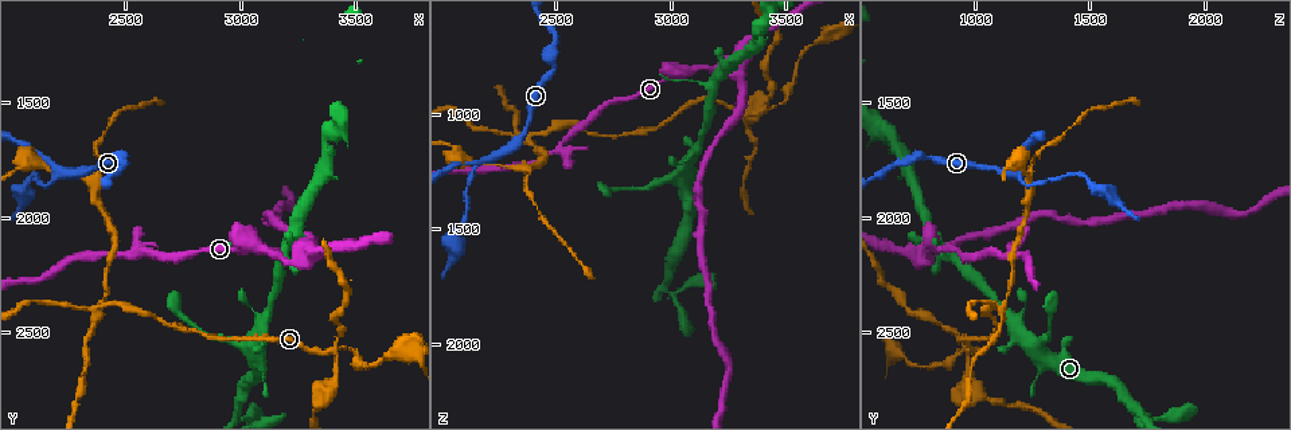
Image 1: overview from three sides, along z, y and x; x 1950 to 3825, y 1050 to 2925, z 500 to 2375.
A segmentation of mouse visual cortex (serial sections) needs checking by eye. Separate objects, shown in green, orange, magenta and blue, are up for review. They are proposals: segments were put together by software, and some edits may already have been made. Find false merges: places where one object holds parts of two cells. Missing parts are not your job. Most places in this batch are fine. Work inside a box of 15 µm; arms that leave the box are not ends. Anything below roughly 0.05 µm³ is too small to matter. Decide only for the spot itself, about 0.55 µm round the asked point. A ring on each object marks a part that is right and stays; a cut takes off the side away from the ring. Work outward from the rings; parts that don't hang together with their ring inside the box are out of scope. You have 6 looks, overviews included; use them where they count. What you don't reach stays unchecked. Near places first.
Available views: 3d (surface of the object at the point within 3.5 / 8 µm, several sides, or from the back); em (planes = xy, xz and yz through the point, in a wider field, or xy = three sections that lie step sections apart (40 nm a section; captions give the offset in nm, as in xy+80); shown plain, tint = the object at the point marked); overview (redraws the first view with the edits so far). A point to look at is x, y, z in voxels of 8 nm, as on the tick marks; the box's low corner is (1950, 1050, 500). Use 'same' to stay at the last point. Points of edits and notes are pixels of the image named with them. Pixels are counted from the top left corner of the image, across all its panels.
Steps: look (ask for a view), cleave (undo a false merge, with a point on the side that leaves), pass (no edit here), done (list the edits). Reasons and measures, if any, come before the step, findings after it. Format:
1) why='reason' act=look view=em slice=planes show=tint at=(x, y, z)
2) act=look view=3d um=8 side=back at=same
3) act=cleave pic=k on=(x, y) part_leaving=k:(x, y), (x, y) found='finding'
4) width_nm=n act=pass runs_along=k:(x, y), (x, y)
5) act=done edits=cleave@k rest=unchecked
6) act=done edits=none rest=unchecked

why='a fork' act=look view=em slice=xy step=1 show=tint at=(2510, 2150, 1150)

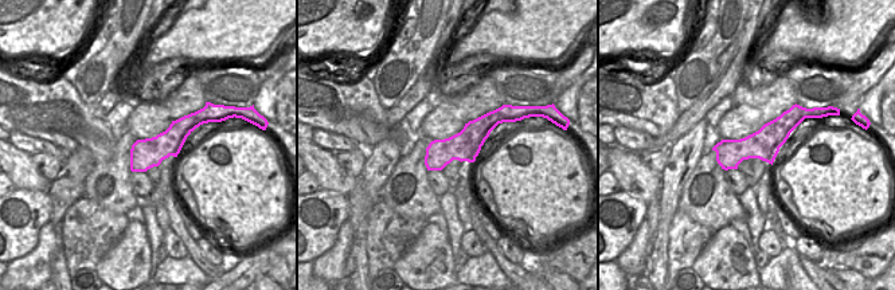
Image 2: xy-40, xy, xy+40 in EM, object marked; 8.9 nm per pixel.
act=look view=3d um=3.5 at=same

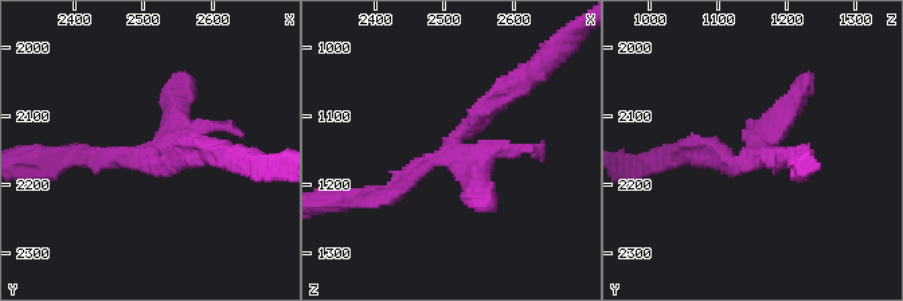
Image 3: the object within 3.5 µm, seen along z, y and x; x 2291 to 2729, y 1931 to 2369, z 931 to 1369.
act=pass runs_along=3:(509, 86), (448, 152), (374, 194) found='continuous, no second cell'

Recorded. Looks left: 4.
why='abrupt turn' act=look view=3d um=8 at=(2390, 2390, 1110)

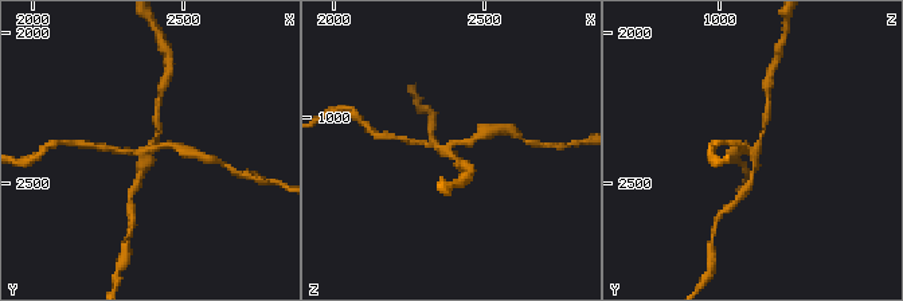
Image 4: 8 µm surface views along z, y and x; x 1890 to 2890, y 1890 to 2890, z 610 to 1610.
why='need the tissue' act=look view=em slice=xy step=1 show=tint at=(2390, 2380, 1100)

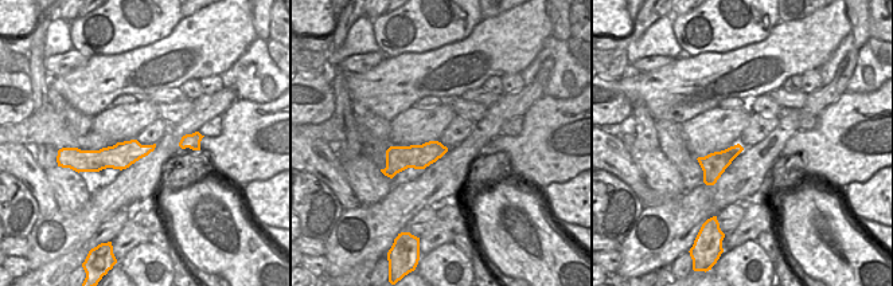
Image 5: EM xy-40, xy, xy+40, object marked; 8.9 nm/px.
arm_widths_nm=150,150,150,200 act=cleave pic=4 on=(137, 183) part_leaving=4:(151, 145), (157, 135), (157, 98) found='two cells meet here'

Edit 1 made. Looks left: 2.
why='four arms meet' act=look view=3d um=3.5 at=(3400, 2580, 970)

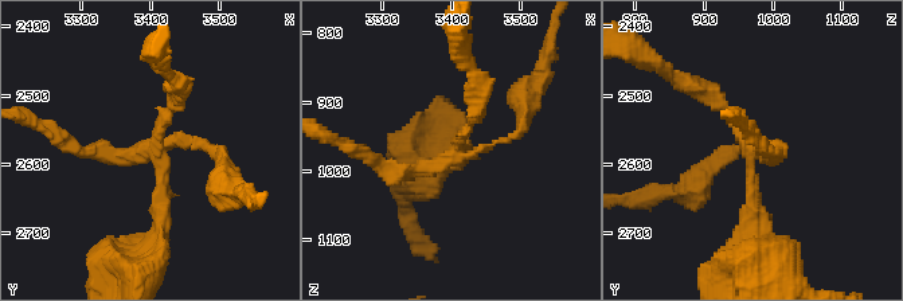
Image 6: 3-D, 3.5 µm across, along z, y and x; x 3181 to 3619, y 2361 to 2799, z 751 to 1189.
act=cleave pic=6 on=(160, 202) part_leaving=6:(157, 148), (161, 230), (125, 260) found='two cells meet here'

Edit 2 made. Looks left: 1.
act=done edits=cleave@4,cleave@6 rest=unchecked

